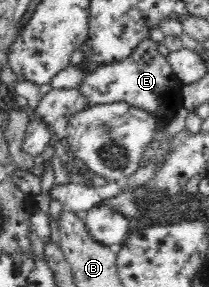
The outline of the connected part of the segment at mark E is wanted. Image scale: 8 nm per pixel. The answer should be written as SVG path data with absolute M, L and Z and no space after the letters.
M149 36L143 37L133 48L133 53L127 55L125 59L119 59L113 63L101 63L89 75L84 75L79 85L76 87L81 95L86 99L88 105L117 103L119 101L127 103L131 107L142 109L151 117L155 118L155 139L151 145L147 146L142 153L139 166L155 165L159 167L165 163L167 155L173 151L172 139L166 131L168 123L171 121L179 109L183 108L183 96L181 96L184 82L173 73L168 59L157 49L157 43Z

